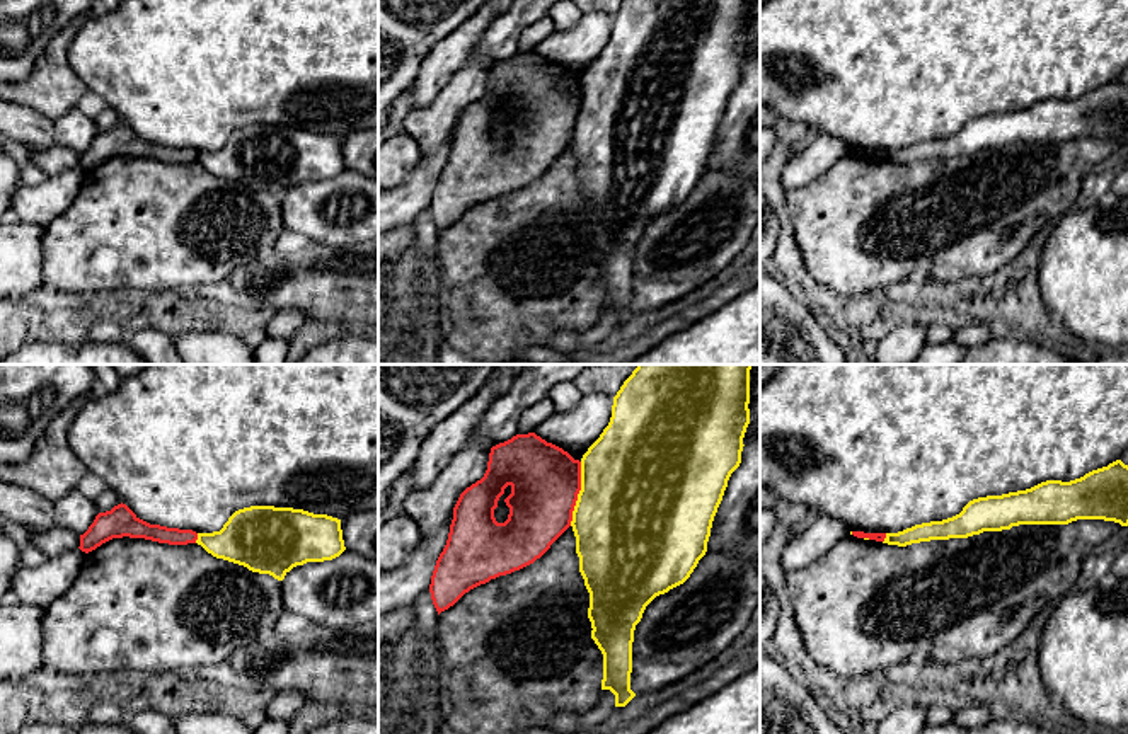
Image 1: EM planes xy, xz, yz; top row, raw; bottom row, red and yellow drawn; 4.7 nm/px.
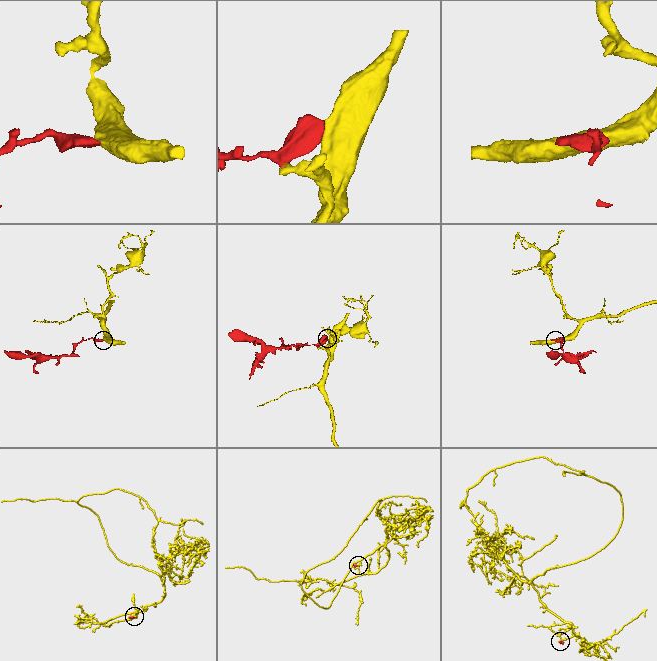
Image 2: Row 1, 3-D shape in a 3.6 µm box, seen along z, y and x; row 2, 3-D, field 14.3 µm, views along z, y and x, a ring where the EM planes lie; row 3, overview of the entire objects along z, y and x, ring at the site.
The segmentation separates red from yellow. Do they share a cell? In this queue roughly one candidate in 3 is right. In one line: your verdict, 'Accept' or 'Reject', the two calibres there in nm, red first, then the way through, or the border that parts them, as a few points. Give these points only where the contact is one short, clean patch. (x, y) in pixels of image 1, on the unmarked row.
Reject. Thickness 320 nm (red) against 500 nm. Boundary: xz (581, 80), (581, 108), (569, 143)

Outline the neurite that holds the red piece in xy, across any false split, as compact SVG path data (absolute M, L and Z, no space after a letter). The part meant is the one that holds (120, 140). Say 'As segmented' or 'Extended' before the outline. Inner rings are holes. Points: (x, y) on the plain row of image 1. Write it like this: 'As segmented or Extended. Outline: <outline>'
As segmented. Outline: M118 123L111 129L99 131L89 148L80 153L80 169L89 172L112 157L145 157L169 163L196 162L198 152L193 148L167 146L140 138L126 123Z

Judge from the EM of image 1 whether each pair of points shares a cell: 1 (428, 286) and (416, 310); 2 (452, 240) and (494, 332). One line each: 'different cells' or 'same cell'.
1: same cell
2: same cell

